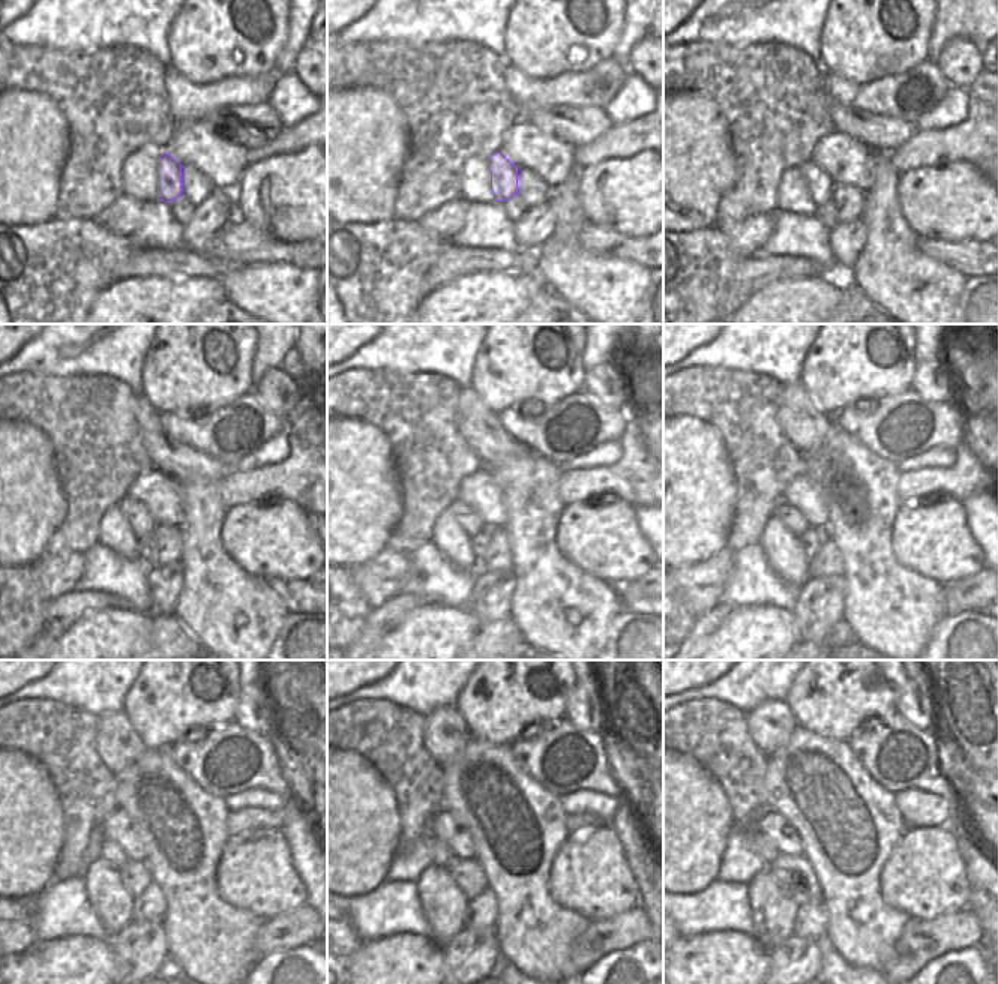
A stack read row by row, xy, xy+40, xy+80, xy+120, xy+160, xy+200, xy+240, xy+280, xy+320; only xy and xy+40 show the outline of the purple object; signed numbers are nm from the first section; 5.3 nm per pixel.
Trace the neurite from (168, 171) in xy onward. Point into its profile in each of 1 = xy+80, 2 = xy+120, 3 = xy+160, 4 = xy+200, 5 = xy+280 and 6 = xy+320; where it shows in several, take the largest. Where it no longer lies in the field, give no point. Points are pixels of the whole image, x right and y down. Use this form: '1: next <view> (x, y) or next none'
1: next xy+80 (820, 185)
2: next xy+120 (135, 513)
3: next xy+160 (465, 516)
4: next xy+200 (790, 516)
5: next xy+280 (441, 854)
6: next xy+320 (757, 842)

